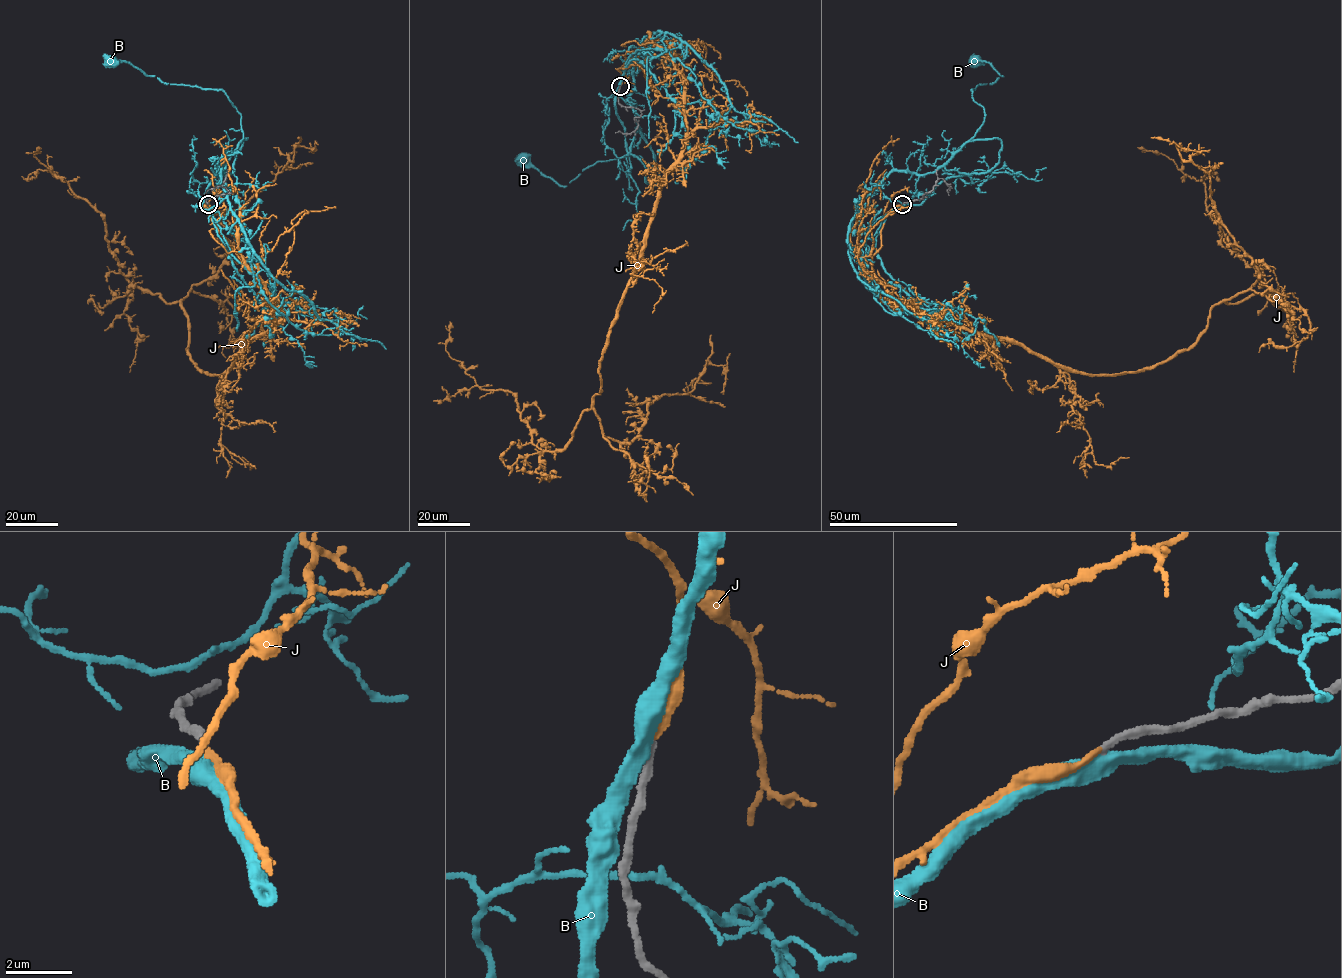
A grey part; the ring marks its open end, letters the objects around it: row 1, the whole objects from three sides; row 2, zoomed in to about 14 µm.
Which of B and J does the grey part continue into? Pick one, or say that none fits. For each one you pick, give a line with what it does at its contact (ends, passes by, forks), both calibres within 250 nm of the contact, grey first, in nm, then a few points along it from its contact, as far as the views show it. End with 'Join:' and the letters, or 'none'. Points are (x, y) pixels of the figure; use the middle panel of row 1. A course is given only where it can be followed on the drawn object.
J: it ends; calibres 200 and 220 nm; course (620, 86), (668, 58), (685, 138), (565, 447), (538, 448), (516, 397), (453, 359), (449, 321)
Join: J

